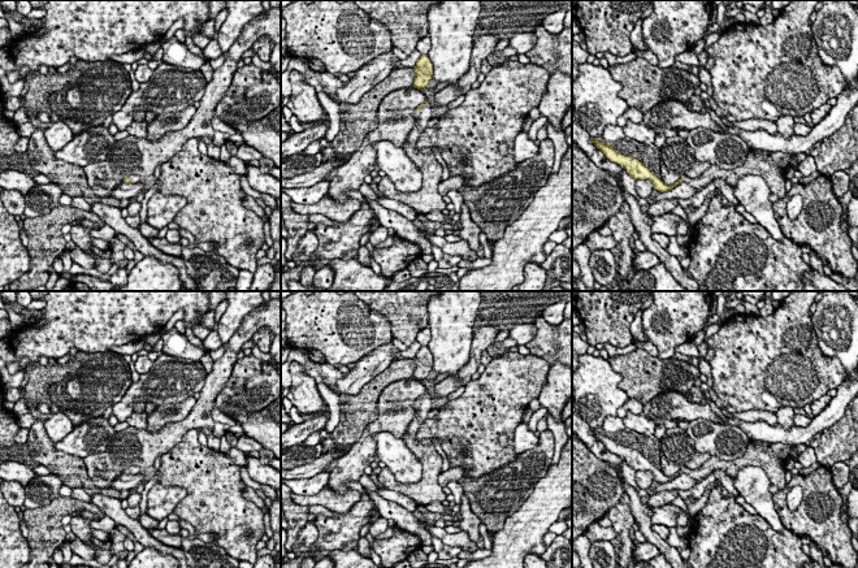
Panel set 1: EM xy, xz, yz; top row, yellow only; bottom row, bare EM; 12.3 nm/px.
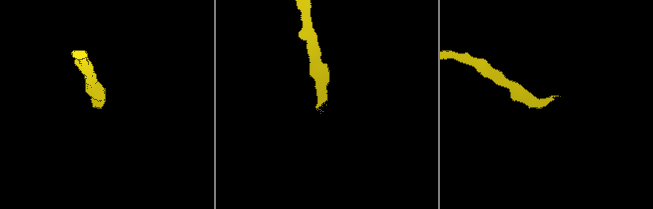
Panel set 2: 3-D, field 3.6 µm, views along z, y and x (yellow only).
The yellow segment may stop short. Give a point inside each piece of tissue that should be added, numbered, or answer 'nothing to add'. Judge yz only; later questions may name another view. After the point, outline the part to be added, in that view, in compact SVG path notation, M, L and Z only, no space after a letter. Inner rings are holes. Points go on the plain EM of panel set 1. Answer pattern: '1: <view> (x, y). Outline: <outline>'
1: yz (771, 458). Outline: M750 441L748 443L746 452L738 459L727 461L719 459L718 456L711 456L698 469L684 468L682 473L689 474L699 482L715 469L722 469L729 477L734 478L738 471L744 467L760 467L766 472L771 485L775 485L779 490L783 490L786 486L785 465L786 460L790 458L793 447L794 446L784 443Z

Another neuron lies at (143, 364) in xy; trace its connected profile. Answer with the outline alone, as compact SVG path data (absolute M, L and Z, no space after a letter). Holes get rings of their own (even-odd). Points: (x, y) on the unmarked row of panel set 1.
M147 355L138 356L135 364L135 369L139 374L150 372L150 369L153 367L153 363L148 359Z

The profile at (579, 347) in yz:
M572 330L572 374L578 367L578 356L585 355L590 344L584 342L580 334Z

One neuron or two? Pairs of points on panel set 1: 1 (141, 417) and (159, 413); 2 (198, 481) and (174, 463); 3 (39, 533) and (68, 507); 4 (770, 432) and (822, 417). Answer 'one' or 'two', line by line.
1: two
2: one
3: one
4: one

